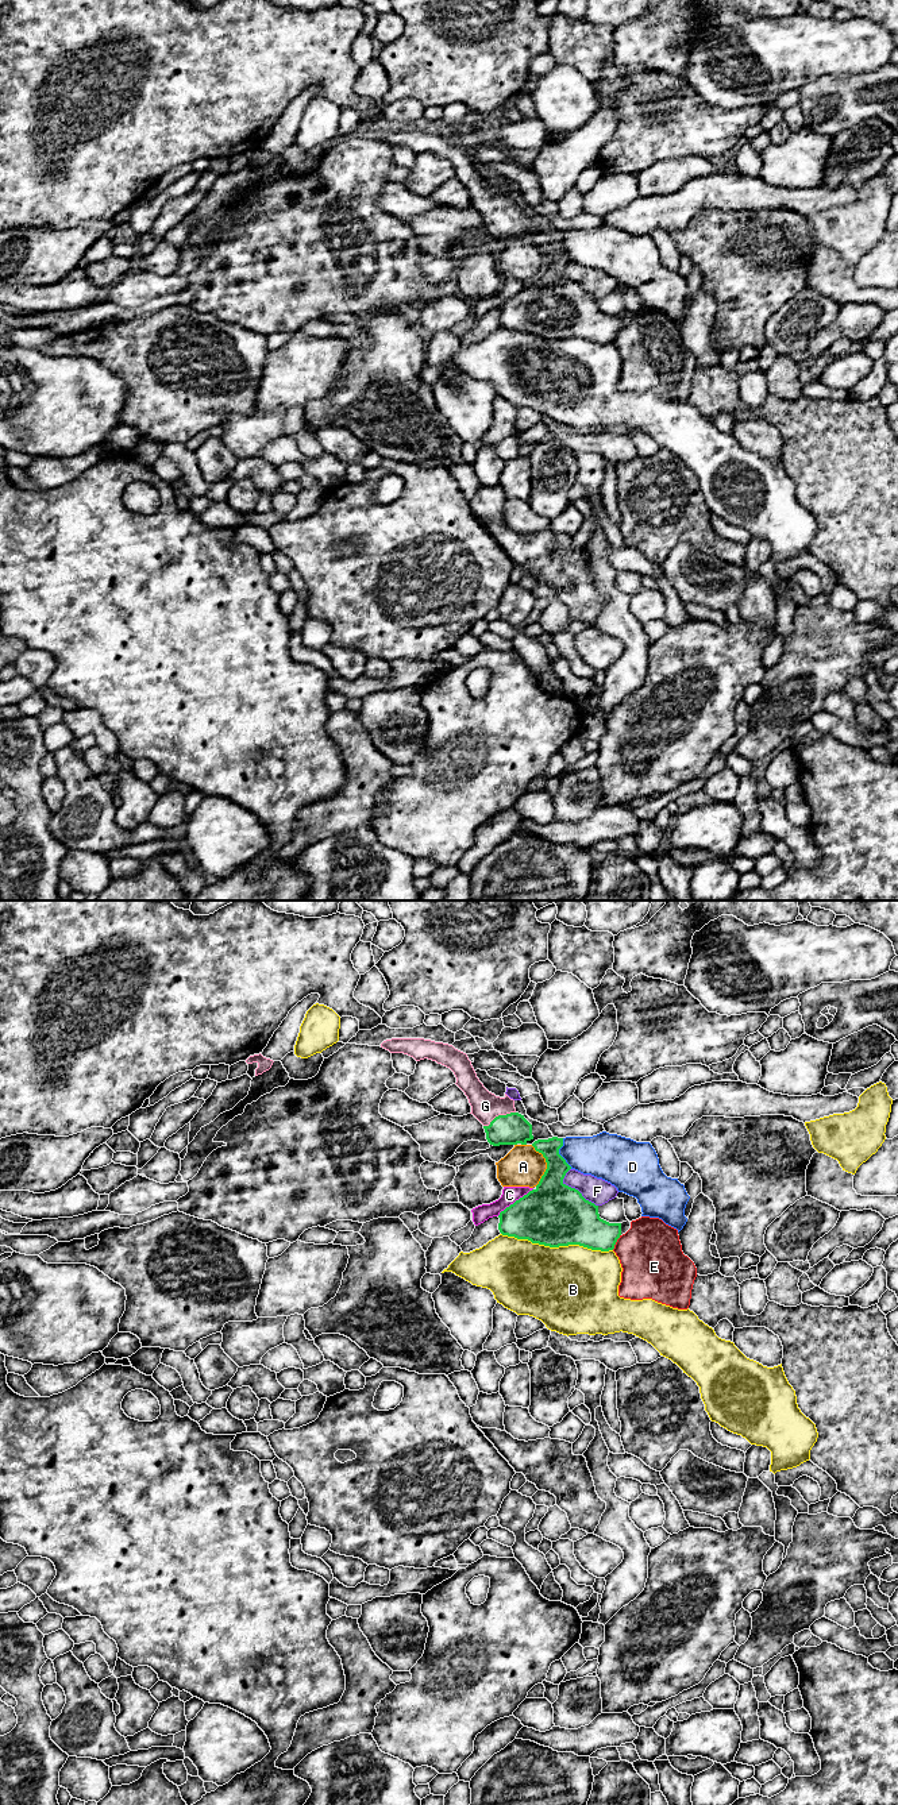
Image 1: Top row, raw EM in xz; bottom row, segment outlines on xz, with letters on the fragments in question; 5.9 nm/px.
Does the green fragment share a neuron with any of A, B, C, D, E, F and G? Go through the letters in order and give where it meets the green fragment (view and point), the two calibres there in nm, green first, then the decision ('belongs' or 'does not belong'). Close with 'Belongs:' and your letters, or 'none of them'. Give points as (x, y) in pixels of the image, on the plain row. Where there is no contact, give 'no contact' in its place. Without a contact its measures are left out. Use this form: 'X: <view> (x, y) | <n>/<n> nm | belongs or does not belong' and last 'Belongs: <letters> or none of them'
A: xz (547, 258) | 300/240 nm | does not belong
B: xz (557, 339) | 380/500 nm | does not belong
C: xz (516, 293) | 380/100 nm | does not belong
D: xz (558, 246) | 190/260 nm | does not belong
E: xz (616, 334) | 260/380 nm | does not belong
F: xz (574, 281) | 380/150 nm | does not belong
G: xz (498, 208) | 190/180 nm | belongs
Belongs: G

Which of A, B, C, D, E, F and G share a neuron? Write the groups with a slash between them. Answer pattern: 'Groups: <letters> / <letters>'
Groups: A / B / C / D / E / F / G

